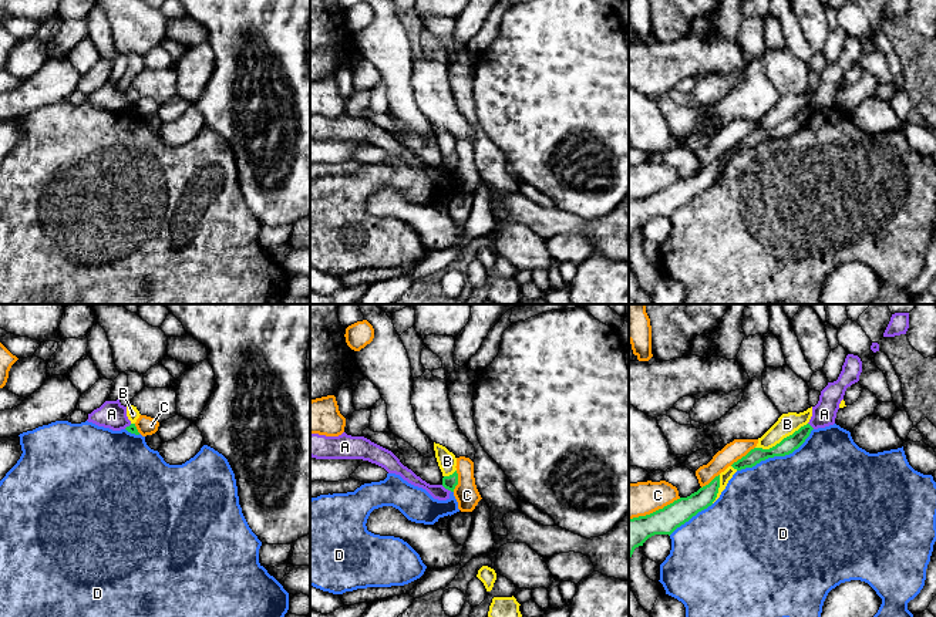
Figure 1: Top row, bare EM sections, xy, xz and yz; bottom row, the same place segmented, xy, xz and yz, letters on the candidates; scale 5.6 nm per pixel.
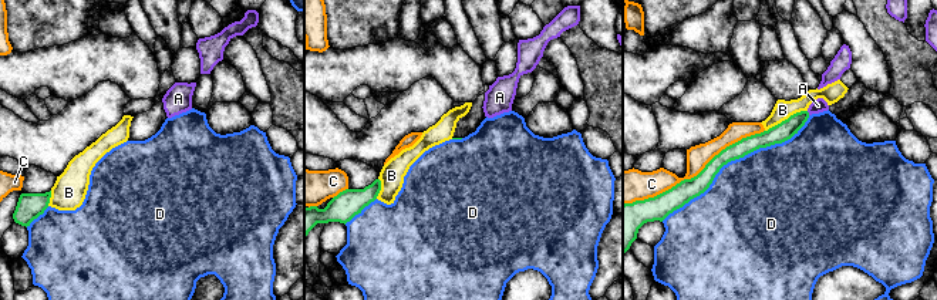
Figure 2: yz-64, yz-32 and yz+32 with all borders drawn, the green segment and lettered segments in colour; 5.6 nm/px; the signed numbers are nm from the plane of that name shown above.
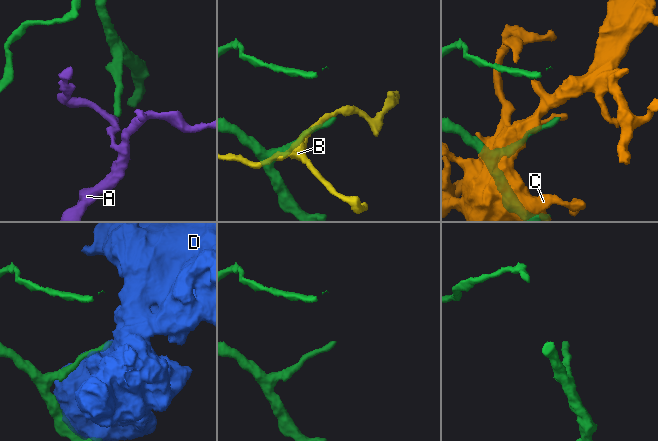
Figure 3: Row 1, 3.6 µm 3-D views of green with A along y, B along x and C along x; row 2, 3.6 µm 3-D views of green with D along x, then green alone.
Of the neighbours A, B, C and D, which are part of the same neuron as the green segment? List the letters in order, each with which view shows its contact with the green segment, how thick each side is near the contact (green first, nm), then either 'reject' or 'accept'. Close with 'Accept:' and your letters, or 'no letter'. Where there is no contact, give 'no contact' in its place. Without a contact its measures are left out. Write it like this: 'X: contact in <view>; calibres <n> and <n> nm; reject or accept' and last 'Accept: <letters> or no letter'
A: contact in xz; calibres 80 and 80 nm; reject
B: contact in yz; calibres 90 and 120 nm; reject
C: contact in yz; calibres 180 and 200 nm; reject
D: contact in yz; calibres 90 and 480 nm; reject
Accept: no letter

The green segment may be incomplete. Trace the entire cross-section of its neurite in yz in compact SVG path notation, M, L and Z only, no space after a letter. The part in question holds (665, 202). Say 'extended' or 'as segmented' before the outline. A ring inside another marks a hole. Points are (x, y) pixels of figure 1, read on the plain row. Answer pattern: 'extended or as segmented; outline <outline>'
as segmented; outline M720 156L687 179L680 179L650 196L629 200L629 243L634 230L643 227L649 219L654 216L670 218L698 193L711 188L718 169Z

